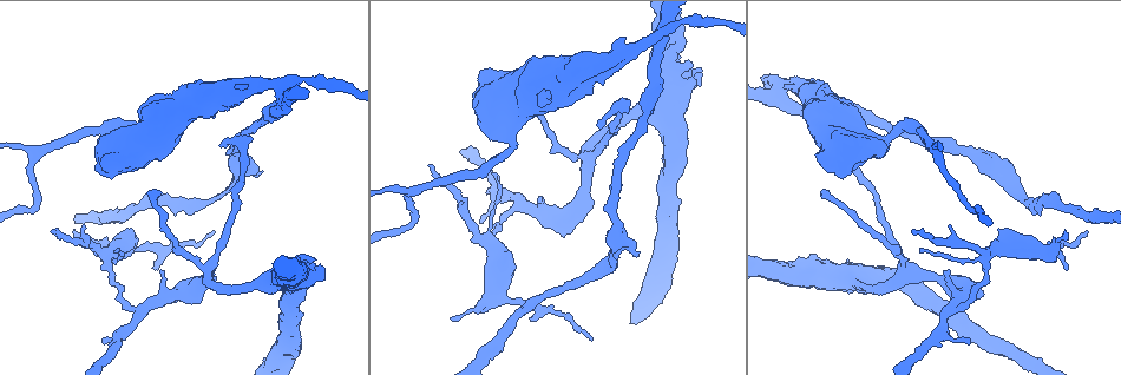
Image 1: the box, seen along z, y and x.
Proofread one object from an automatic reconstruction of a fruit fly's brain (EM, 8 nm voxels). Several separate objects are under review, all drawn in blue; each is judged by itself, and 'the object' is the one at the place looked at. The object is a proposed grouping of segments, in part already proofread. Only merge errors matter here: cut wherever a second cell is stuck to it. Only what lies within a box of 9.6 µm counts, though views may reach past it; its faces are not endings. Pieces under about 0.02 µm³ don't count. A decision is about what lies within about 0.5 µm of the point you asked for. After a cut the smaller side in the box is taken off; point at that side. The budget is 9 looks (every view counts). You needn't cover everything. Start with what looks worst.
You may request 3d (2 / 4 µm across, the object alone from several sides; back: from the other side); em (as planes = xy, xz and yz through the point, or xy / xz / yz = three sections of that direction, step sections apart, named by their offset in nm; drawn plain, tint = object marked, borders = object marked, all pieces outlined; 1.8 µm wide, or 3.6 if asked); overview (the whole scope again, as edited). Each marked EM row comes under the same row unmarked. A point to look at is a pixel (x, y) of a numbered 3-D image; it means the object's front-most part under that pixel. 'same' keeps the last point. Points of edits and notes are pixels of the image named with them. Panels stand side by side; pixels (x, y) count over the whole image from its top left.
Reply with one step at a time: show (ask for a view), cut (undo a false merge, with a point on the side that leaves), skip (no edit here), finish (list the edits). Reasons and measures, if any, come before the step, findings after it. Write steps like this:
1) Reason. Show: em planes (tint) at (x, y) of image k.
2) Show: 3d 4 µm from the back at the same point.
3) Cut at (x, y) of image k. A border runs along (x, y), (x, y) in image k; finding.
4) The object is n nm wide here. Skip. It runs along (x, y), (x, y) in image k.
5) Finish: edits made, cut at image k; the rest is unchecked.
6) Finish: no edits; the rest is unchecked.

Calibre changes. Show: 3d 4 µm from the back at (282, 87) of image 1.

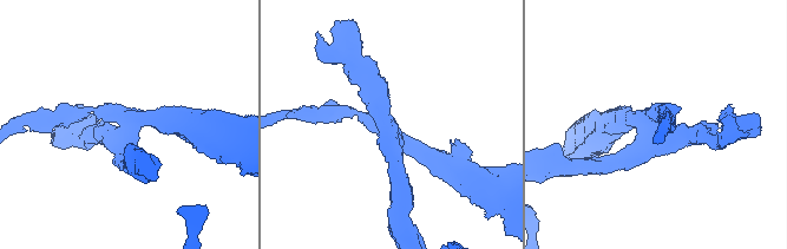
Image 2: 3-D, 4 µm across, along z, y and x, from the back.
4 arms meet here; shape alone is not enough. Show: em planes (tint) at (397, 132) of image 2.

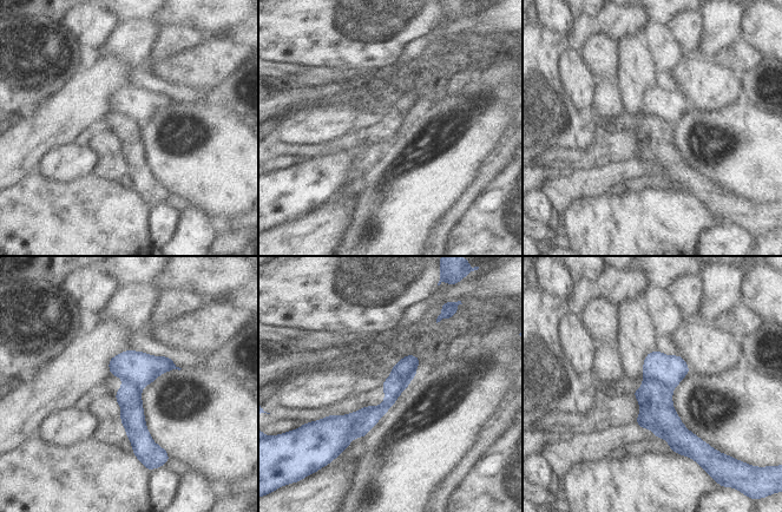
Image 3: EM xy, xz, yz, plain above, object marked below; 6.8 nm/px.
Cut at (657, 413) of image 3. Two cells meet here.

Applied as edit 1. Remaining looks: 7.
Four arms meet. Show: 3d 2 µm at (587, 156) of image 1.

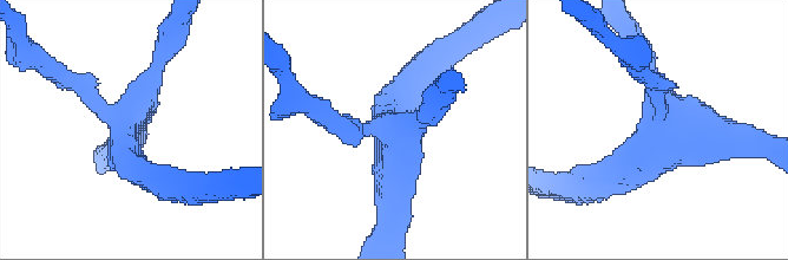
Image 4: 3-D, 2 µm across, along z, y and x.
4 arms meet here. Show: em yz step 4 (tint) at (663, 149) of image 4.

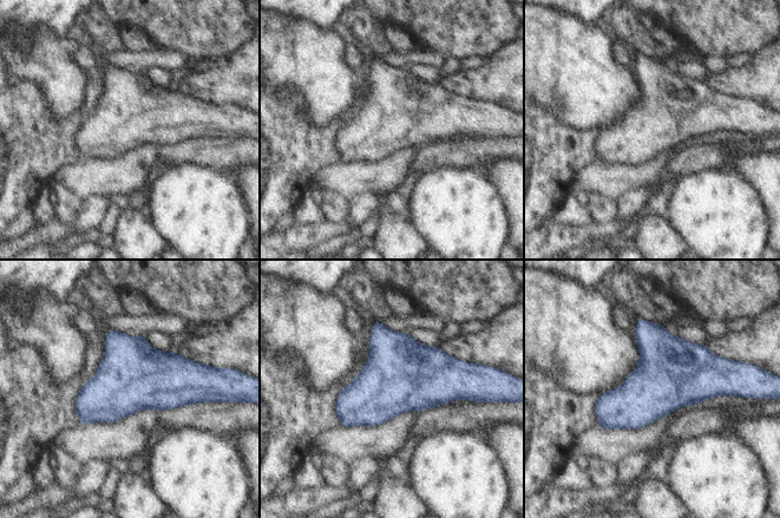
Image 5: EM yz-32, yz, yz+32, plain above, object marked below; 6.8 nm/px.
Another direction. Show: em planes (tint) at the same point.

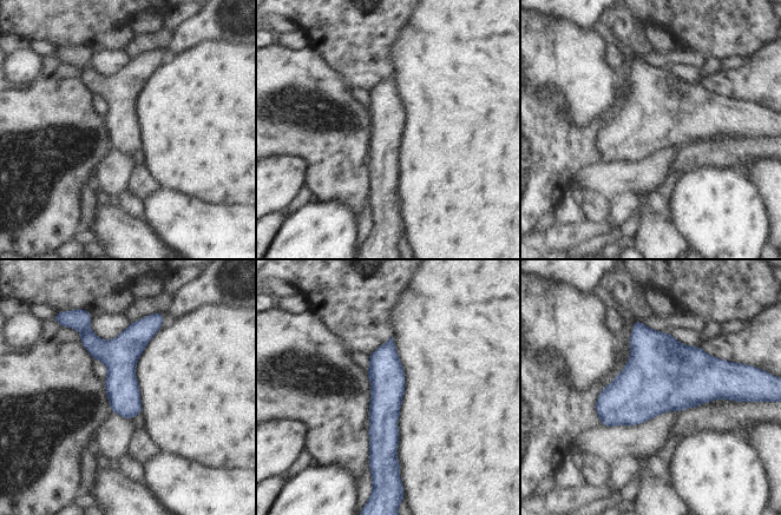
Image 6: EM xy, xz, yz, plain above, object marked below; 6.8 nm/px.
The object is 220 nm wide here. Skip. All the same cell.

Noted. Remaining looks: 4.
Three arms meet. Show: 3d 2 µm at (111, 255) of image 1.

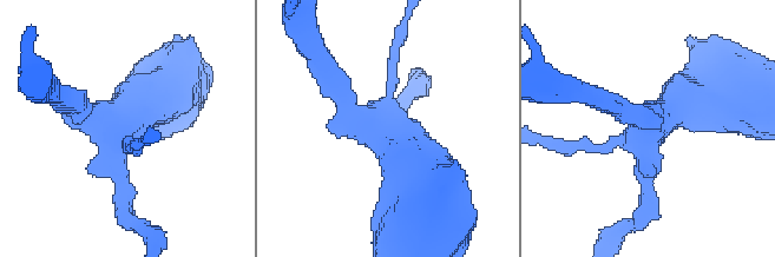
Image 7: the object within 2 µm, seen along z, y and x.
Show: em planes (tint) at (652, 127) of image 7.

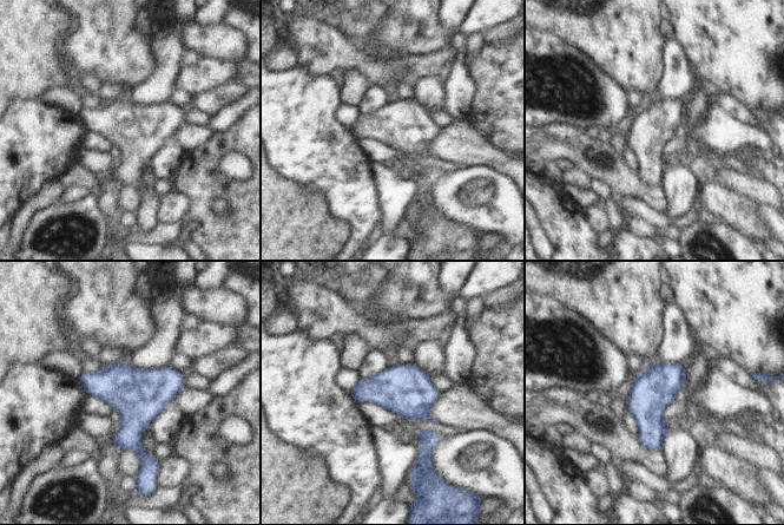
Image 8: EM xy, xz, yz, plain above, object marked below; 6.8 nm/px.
Skip. All the same cell.

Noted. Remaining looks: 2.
Sudden change in width. Show: em yz step 8 (tint) at (516, 121) of image 1.

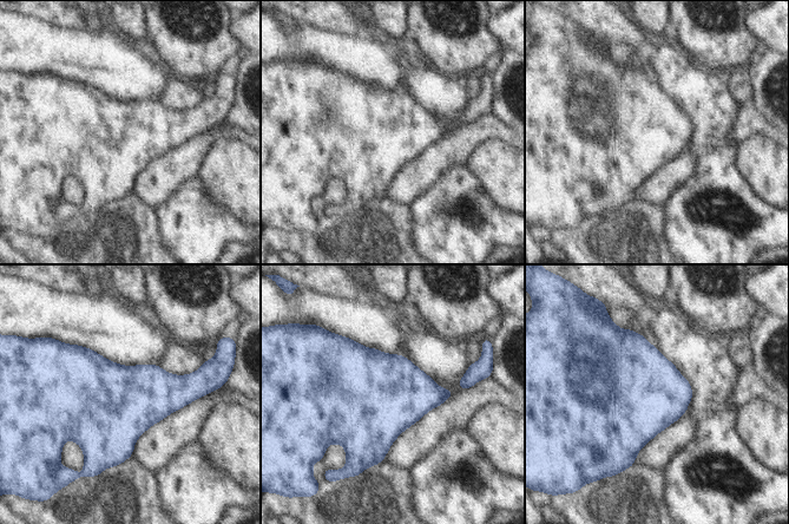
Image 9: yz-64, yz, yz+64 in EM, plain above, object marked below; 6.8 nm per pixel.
Cut it another way. Show: em planes (tint) at the same point.

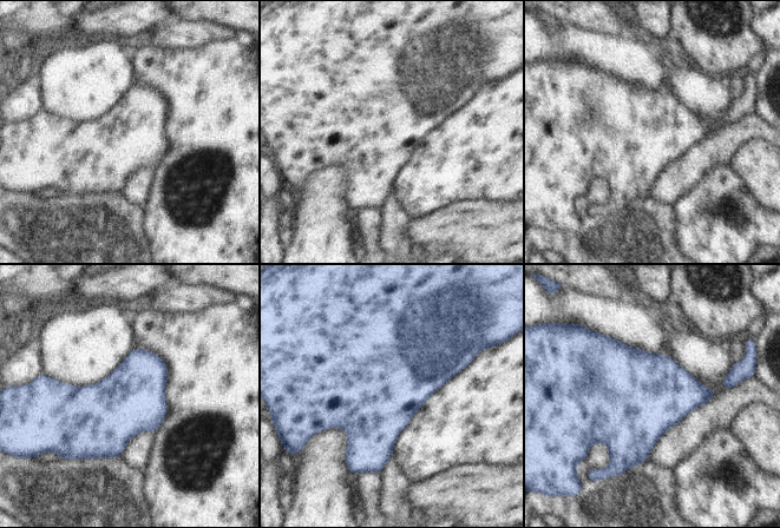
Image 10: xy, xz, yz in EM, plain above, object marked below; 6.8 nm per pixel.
The object is 460 nm wide here. Skip. All the same cell.

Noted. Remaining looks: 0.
Finish: edits made, cut at image 3; the rest is unchecked.

